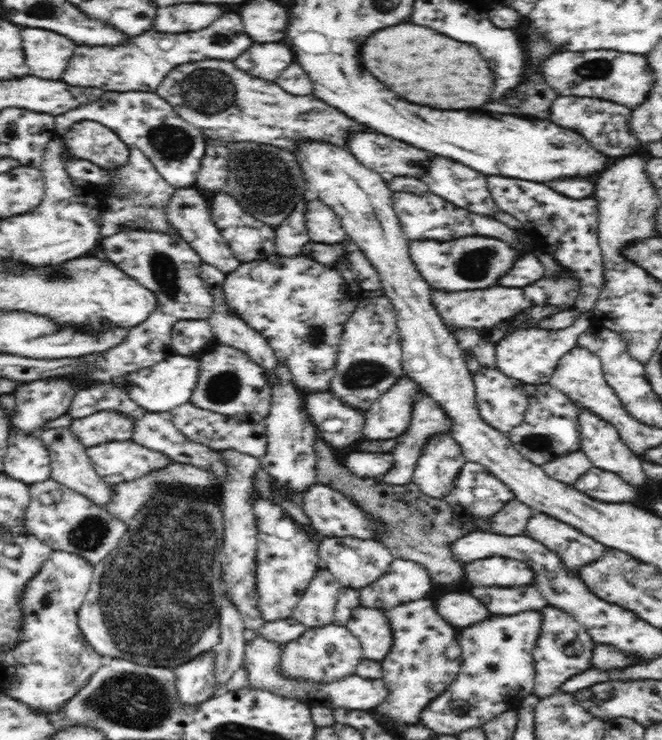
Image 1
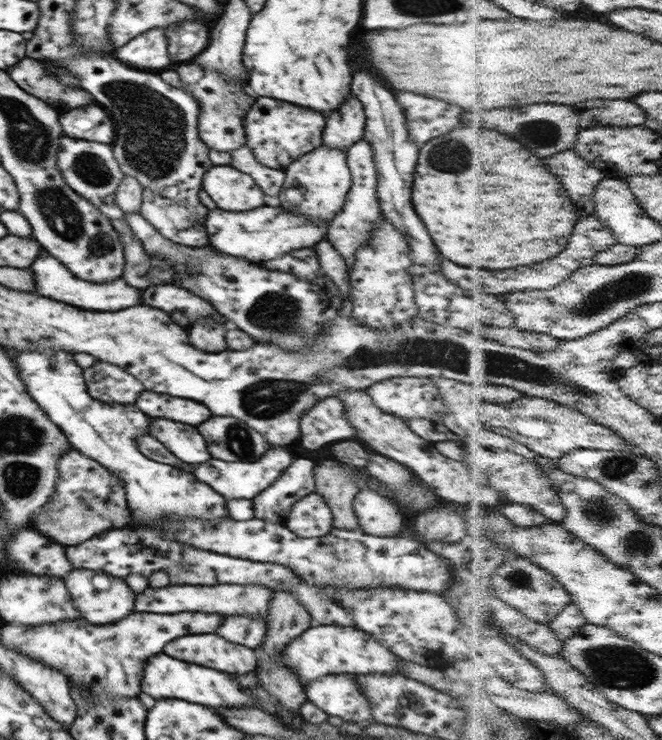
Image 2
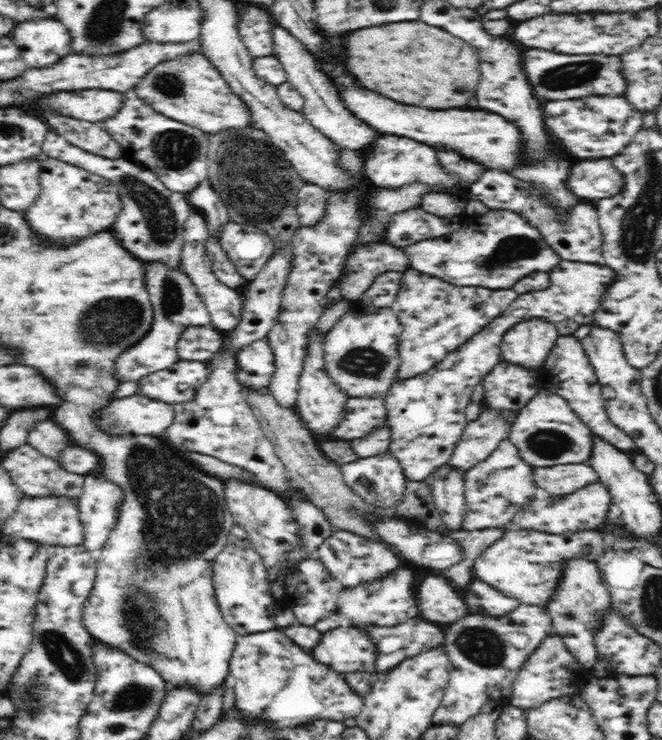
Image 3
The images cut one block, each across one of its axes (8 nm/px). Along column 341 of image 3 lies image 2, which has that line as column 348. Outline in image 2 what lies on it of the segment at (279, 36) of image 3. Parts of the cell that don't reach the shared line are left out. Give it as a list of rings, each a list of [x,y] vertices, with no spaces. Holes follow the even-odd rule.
[[[352,96],[338,112],[330,112],[326,116],[326,130],[322,136],[324,145],[347,150],[363,138],[365,132],[366,115],[362,102]]]

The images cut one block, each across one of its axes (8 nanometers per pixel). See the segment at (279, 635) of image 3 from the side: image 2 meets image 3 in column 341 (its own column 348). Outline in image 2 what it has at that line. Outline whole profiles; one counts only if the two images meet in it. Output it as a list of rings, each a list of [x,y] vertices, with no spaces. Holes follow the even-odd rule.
[[[350,673],[329,674],[322,676],[305,687],[305,696],[308,703],[314,704],[320,711],[328,717],[337,716],[345,721],[363,723],[373,720],[371,705],[363,694],[361,685],[358,683],[357,675]]]

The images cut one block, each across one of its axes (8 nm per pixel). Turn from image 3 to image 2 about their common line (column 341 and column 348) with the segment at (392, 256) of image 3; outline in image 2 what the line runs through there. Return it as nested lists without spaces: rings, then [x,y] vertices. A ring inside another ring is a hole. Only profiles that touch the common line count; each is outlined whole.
[[[322,239],[314,246],[313,250],[317,255],[317,260],[323,274],[330,277],[336,283],[336,287],[342,293],[342,297],[348,298],[348,293],[350,293],[348,267],[346,267],[341,254],[333,247],[330,241]]]

